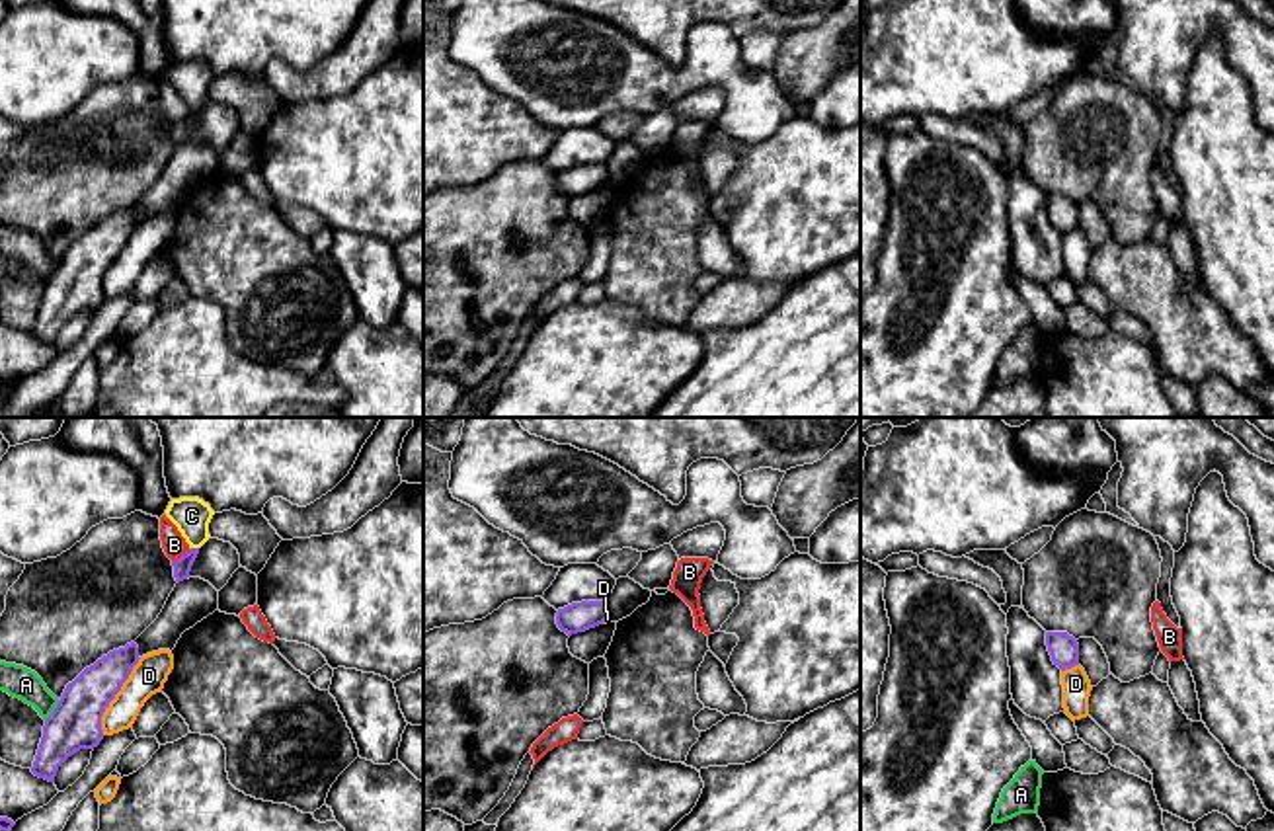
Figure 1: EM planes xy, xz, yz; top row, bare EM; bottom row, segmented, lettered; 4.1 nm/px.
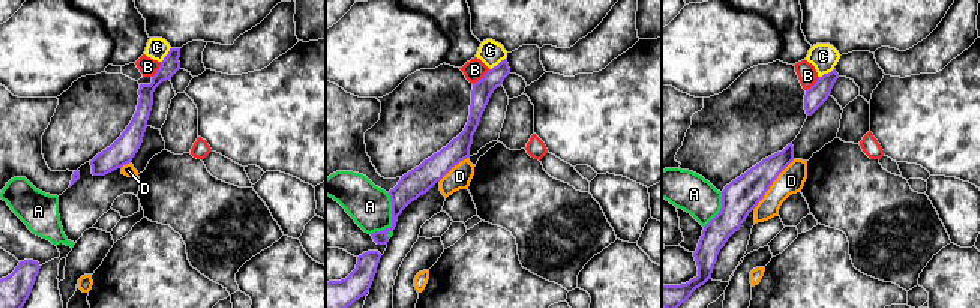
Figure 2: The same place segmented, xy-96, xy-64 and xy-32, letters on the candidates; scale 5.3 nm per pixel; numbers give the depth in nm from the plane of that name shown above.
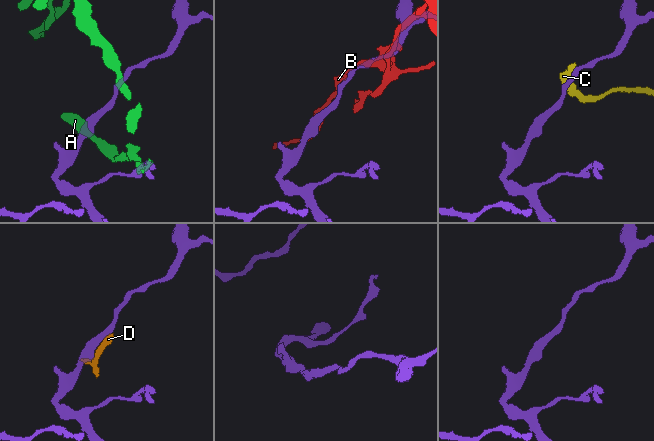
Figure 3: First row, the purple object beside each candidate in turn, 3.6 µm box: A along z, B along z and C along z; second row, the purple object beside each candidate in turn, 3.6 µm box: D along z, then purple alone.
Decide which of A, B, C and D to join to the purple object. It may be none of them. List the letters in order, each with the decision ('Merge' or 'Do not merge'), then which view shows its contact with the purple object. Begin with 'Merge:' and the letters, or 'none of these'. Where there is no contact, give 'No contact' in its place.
Merge: D
A: Do not merge. Touches purple in xy
B: Do not merge. Touches purple in xy
C: Do not merge. Touches purple in xy
D: Merge. Touches purple in xy

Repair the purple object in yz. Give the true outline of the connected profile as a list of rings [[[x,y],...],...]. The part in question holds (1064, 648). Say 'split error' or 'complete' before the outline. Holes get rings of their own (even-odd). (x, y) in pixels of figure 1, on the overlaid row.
complete | [[[1046,632],[1046,646],[1054,665],[1061,671],[1079,665],[1079,644],[1067,632]]]

